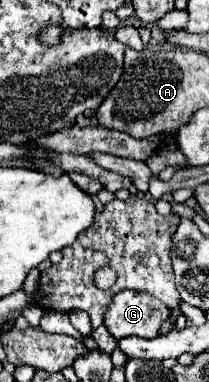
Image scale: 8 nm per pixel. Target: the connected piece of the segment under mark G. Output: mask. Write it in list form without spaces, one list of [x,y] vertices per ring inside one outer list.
[[[125,289],[113,295],[113,301],[105,311],[103,323],[117,341],[129,335],[153,339],[167,317],[169,307],[163,305],[159,299]]]

